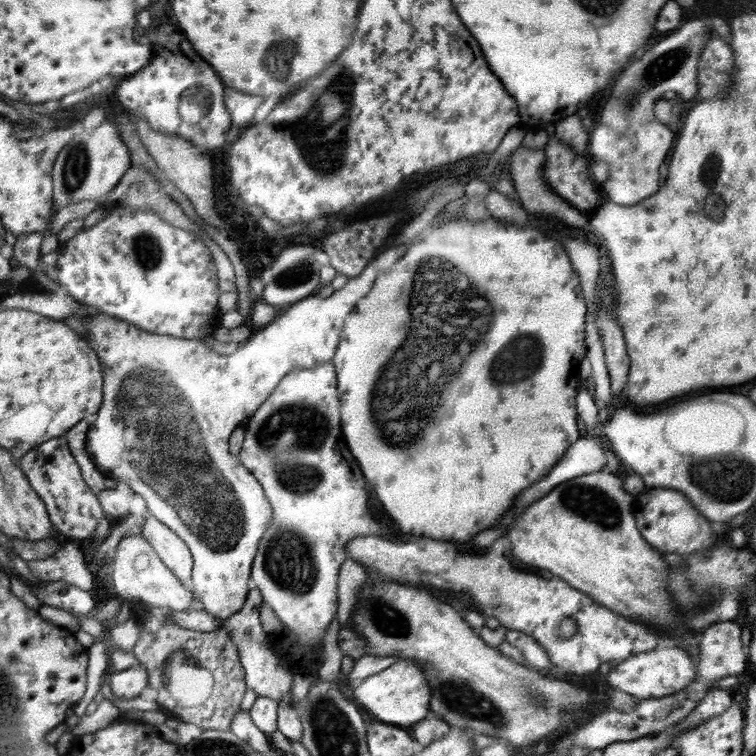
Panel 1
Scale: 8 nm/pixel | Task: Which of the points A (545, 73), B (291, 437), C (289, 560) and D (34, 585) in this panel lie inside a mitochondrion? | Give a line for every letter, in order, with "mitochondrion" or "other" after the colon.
A: other
B: mitochondrion
C: mitochondrion
D: other

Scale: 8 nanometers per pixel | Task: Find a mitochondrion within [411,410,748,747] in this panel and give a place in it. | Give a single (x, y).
(463, 698)

